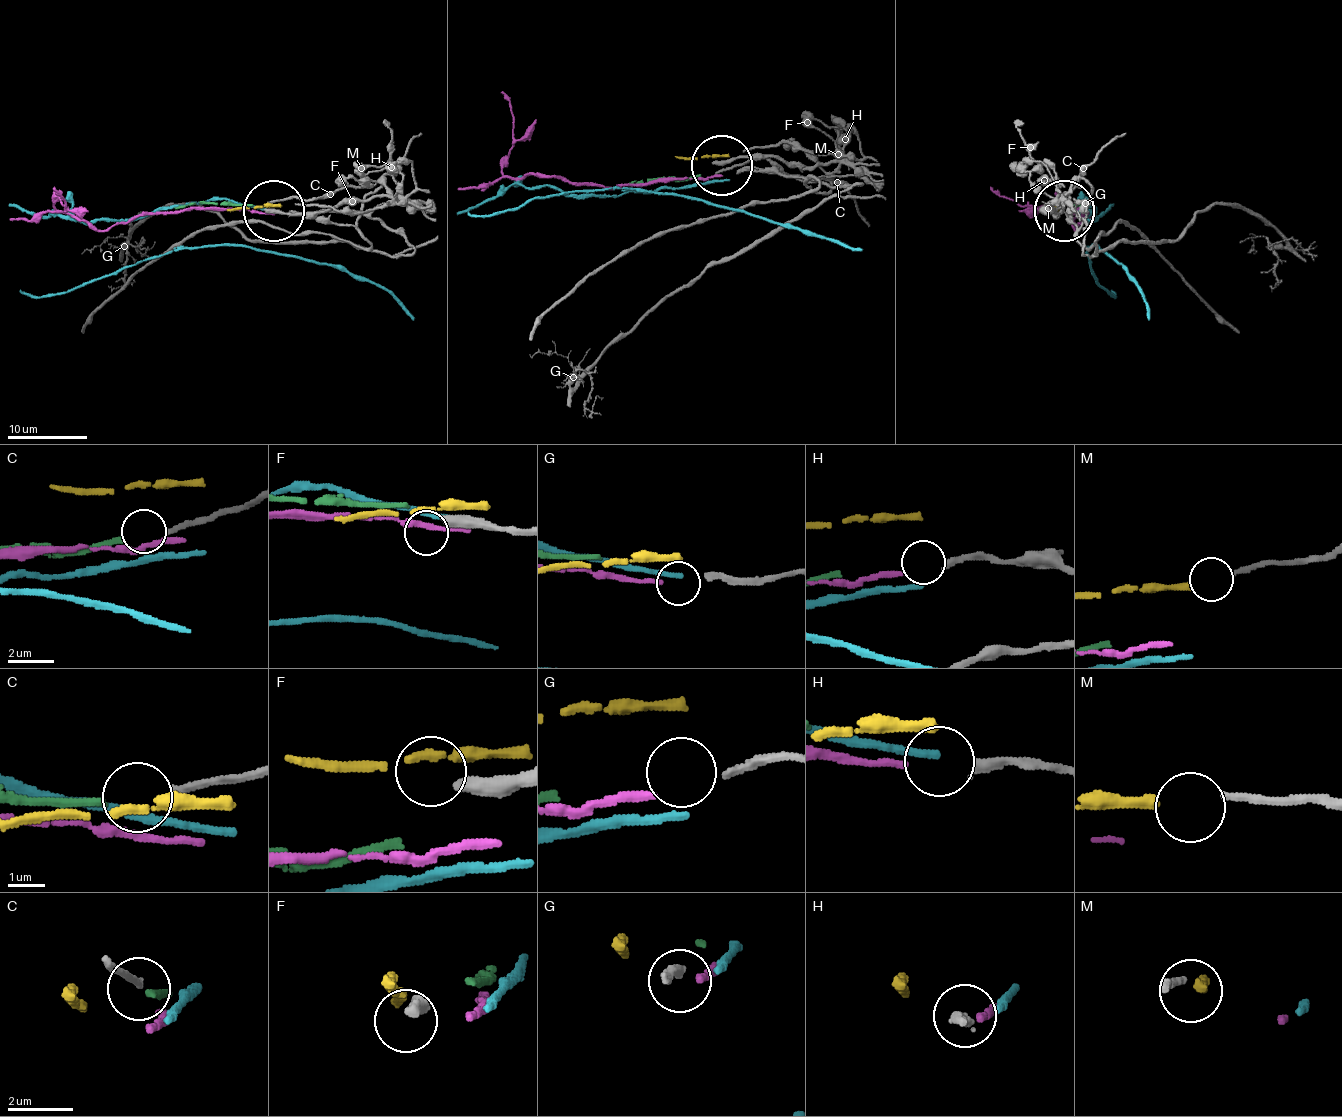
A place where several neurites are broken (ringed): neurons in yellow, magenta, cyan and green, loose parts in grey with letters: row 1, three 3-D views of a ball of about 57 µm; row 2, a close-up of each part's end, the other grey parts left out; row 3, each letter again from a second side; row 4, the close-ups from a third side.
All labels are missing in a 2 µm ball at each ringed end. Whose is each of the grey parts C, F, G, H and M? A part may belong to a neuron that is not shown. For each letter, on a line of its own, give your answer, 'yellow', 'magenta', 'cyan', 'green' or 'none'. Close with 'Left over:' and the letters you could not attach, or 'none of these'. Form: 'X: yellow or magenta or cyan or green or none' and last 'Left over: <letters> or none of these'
C: green
F: none
G: none
H: magenta
M: yellow
Left over: F, G

